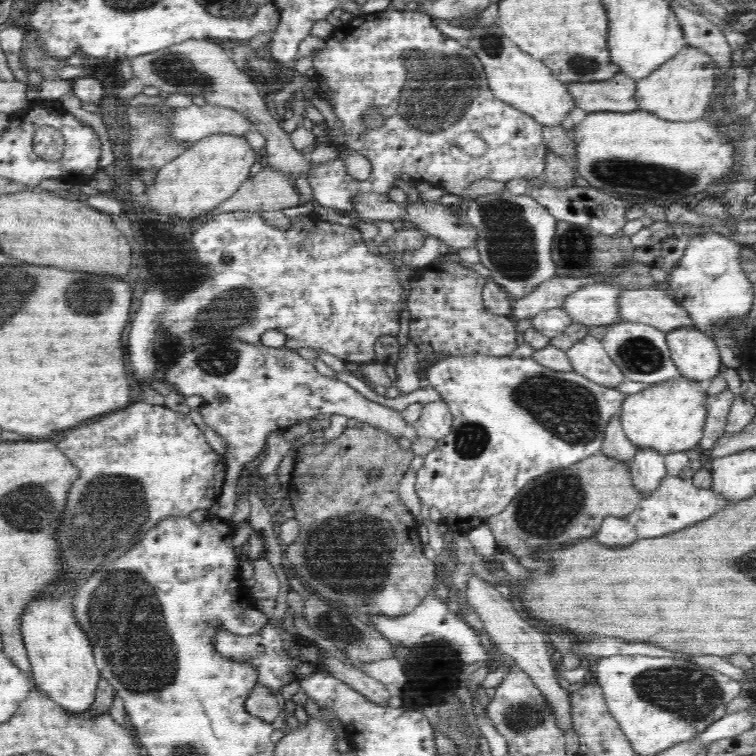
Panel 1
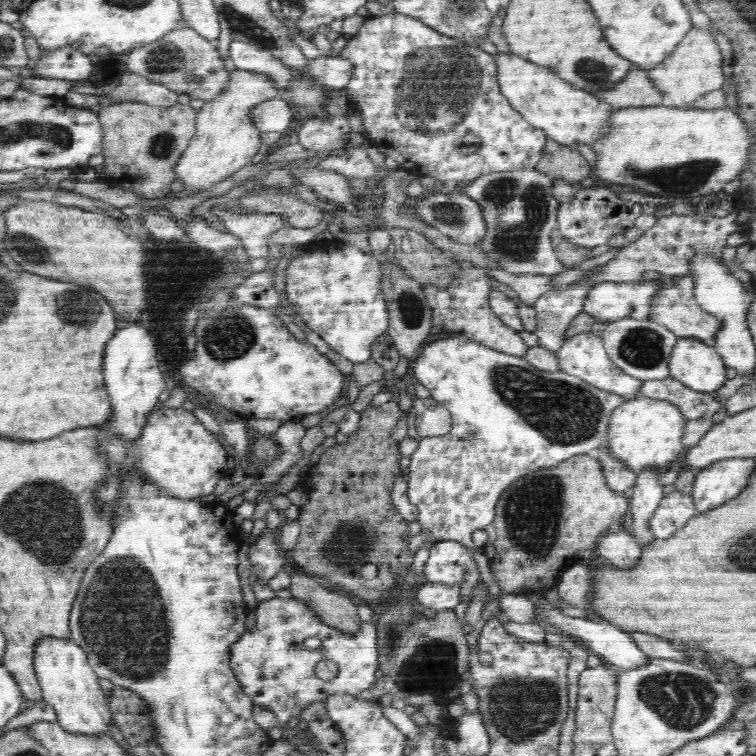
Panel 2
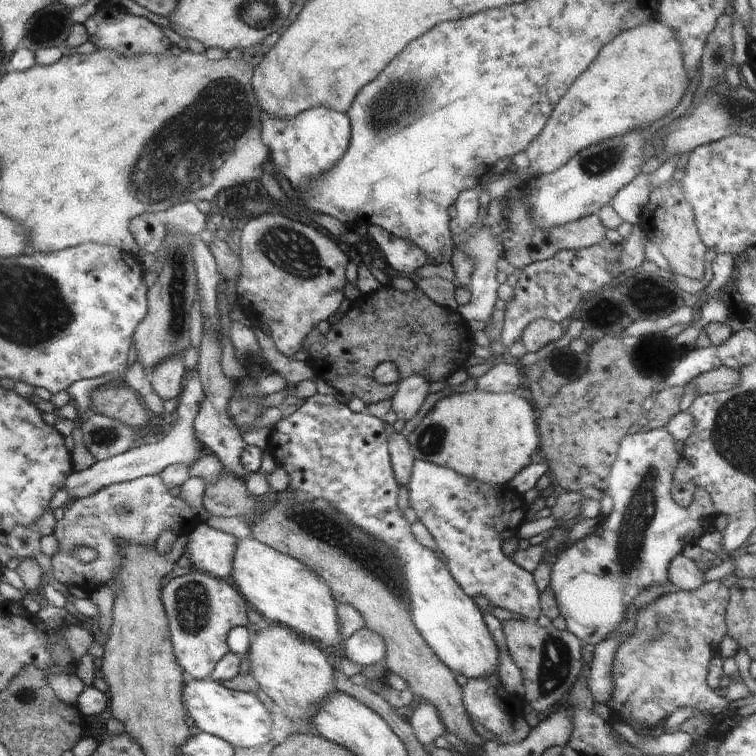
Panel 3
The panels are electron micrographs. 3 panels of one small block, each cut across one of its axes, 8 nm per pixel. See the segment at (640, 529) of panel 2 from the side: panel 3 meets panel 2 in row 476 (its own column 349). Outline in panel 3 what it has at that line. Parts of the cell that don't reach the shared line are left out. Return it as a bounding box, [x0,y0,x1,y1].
[341,627,386,667]

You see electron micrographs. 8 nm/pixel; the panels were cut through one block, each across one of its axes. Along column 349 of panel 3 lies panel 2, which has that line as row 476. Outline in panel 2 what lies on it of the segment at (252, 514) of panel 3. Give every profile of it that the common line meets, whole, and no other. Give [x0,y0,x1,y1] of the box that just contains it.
[481,454,629,593]

